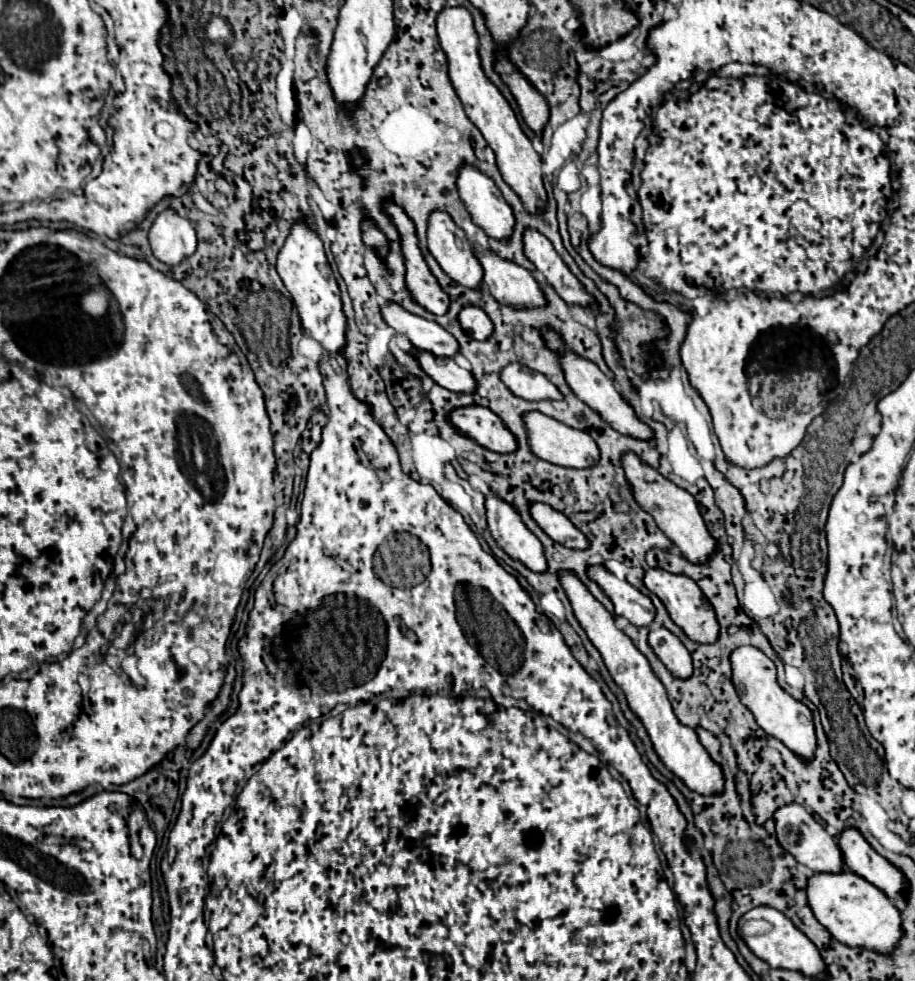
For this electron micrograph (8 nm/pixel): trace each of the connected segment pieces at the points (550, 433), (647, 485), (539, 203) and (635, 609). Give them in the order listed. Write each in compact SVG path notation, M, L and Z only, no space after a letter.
M527 412L525 424L529 430L529 444L531 444L531 450L535 456L539 456L551 464L559 464L559 466L567 466L567 468L591 468L593 464L597 464L599 448L587 432L569 428L567 424L561 424L555 418L549 418L541 412Z
M627 452L623 456L623 468L625 468L625 476L633 490L637 504L655 518L657 526L679 548L679 552L685 556L685 560L689 560L691 564L707 564L709 556L713 556L713 552L717 548L717 540L705 528L705 522L703 522L703 516L699 512L695 498L687 490L683 490L683 488L675 486L673 482L669 482L667 478L663 478L657 470L643 464L639 460L639 456L635 456L633 452Z
M457 6L457 8L445 8L437 16L437 34L441 40L441 48L447 54L449 60L449 78L463 102L463 108L469 116L469 120L481 130L489 146L493 148L497 156L497 166L503 174L503 180L517 192L521 202L525 204L527 212L545 212L547 204L547 192L543 186L543 172L541 172L541 158L535 152L531 140L523 134L519 128L519 122L515 118L515 112L511 110L509 102L503 98L503 94L493 86L483 70L481 70L481 60L477 54L477 32L473 28L473 18L467 8Z
M591 566L589 576L605 590L615 604L615 614L627 618L635 626L649 626L655 618L655 606L649 596L641 594L627 580L619 580L603 566Z

